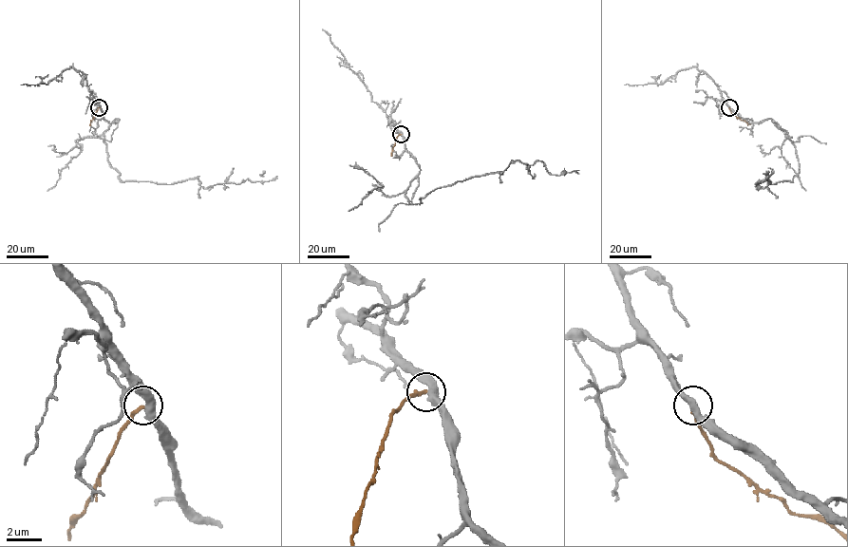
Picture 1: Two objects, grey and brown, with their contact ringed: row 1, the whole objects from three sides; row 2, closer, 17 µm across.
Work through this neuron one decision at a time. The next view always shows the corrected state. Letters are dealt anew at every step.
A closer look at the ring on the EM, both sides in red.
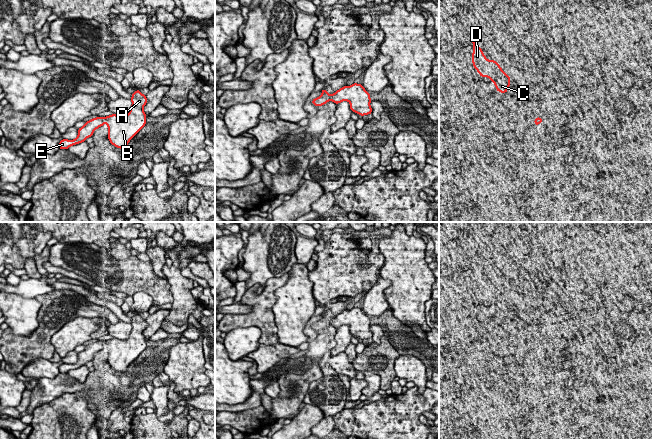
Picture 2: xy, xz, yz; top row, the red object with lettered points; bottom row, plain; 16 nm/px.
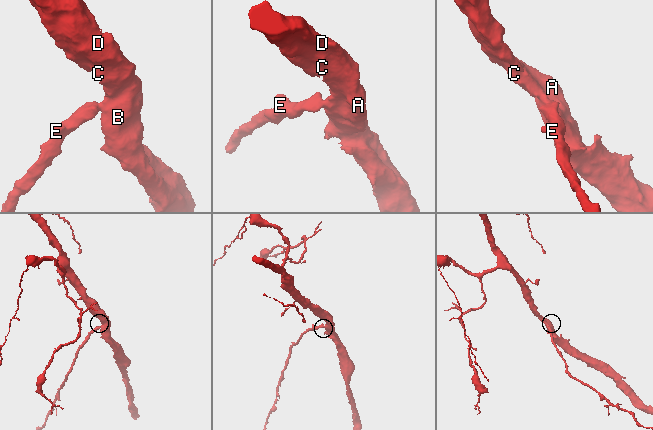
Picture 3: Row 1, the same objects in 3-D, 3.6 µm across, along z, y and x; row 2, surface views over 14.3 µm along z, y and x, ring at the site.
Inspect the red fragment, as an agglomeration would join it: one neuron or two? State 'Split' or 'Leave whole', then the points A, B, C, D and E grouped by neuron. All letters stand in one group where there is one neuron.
Leave whole. Groups: A B C D E

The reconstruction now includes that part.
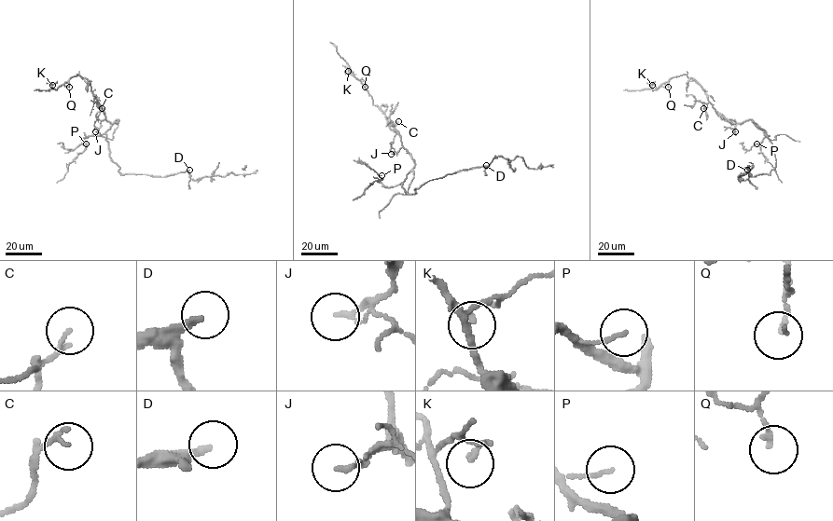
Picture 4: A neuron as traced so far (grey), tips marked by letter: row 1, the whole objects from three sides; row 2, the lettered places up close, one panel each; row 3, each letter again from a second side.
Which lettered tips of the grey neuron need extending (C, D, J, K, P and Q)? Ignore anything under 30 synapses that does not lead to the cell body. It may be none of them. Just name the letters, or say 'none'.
D

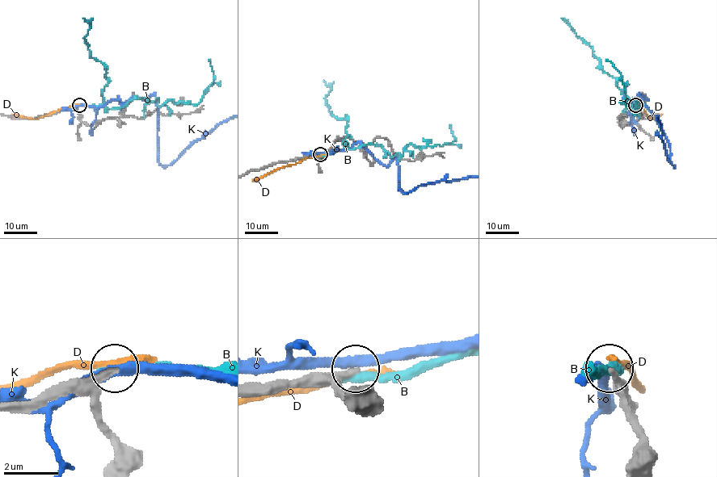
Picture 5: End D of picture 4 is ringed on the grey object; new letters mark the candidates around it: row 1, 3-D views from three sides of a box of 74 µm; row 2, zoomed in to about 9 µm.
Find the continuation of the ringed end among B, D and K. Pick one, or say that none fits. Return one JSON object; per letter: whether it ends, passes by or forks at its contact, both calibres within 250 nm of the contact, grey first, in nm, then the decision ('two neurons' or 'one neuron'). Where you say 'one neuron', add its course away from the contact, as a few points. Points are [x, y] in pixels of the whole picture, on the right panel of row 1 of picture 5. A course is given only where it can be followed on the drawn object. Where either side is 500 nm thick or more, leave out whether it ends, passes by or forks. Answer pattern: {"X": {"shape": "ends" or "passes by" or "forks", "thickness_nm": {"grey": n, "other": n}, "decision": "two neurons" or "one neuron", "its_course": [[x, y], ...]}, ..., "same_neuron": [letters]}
{"B": {"shape": "ends", "thickness_nm": {"grey": 260, "other": 320}, "decision": "two neurons"}, "D": {"shape": "passes by", "thickness_nm": {"grey": 280, "other": 220}, "decision": "two neurons"}, "K": {"shape": "passes by", "thickness_nm": {"grey": 220, "other": 360}, "decision": "two neurons"}, "same_neuron": []}

